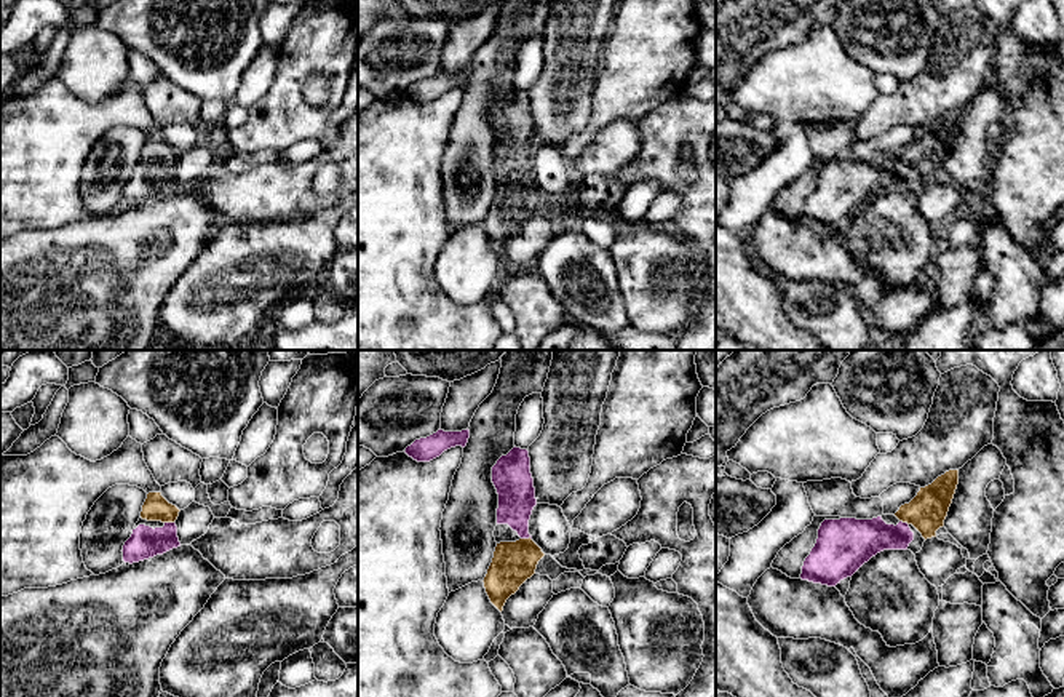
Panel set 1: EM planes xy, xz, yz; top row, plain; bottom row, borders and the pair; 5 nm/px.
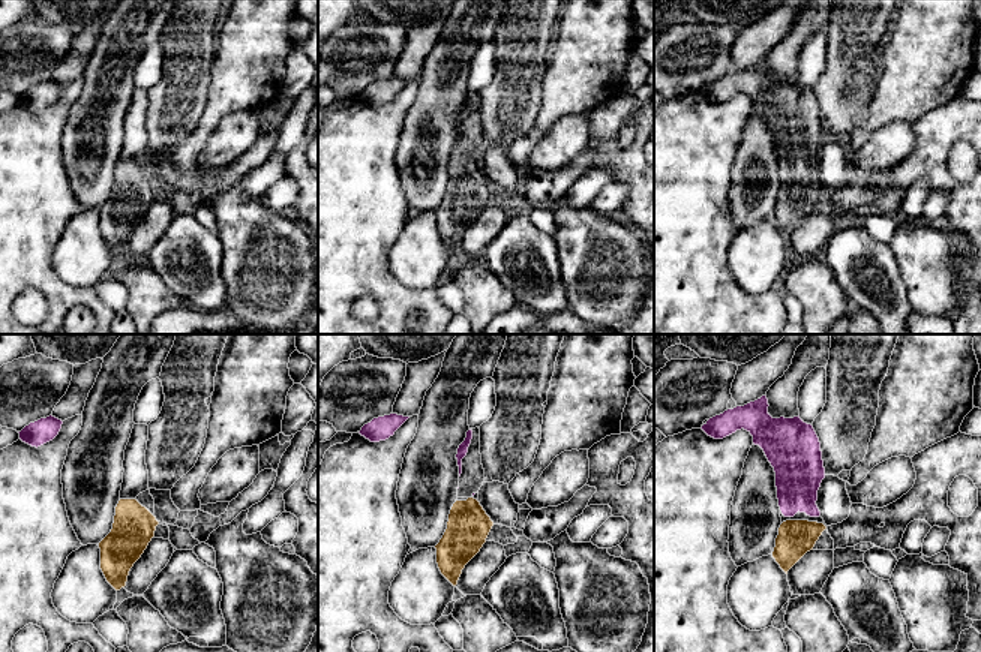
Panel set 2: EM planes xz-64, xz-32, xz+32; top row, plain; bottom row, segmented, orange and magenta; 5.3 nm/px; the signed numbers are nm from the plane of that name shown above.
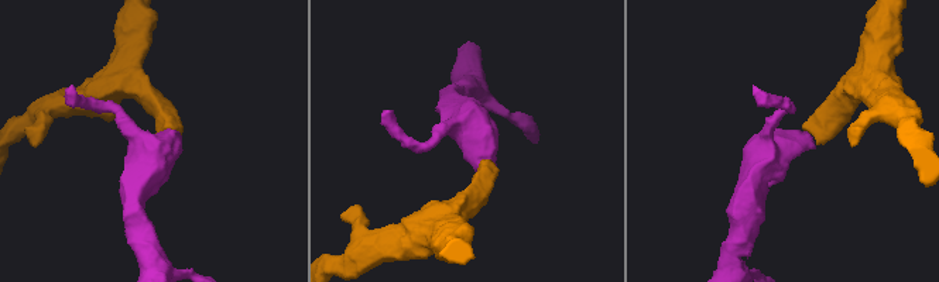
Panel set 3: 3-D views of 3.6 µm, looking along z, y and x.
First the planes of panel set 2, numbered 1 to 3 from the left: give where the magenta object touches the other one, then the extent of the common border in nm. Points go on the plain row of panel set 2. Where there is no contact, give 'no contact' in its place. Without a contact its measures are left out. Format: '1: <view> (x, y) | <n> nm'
1: no contact
2: no contact
3: no contact

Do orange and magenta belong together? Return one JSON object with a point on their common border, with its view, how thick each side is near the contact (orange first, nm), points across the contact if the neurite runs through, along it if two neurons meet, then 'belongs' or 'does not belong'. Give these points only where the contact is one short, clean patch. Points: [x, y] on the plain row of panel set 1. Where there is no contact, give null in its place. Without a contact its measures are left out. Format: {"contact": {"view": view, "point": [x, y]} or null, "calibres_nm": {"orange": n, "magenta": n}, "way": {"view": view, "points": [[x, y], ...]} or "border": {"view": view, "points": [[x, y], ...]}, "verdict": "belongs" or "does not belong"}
{"contact": {"view": "xz", "point": [526, 181]}, "calibres_nm": {"orange": 220, "magenta": 190}, "way": {"view": "xz", "points": [[513, 205], [526, 192], [526, 181], [516, 159], [516, 136]]}, "verdict": "belongs"}

